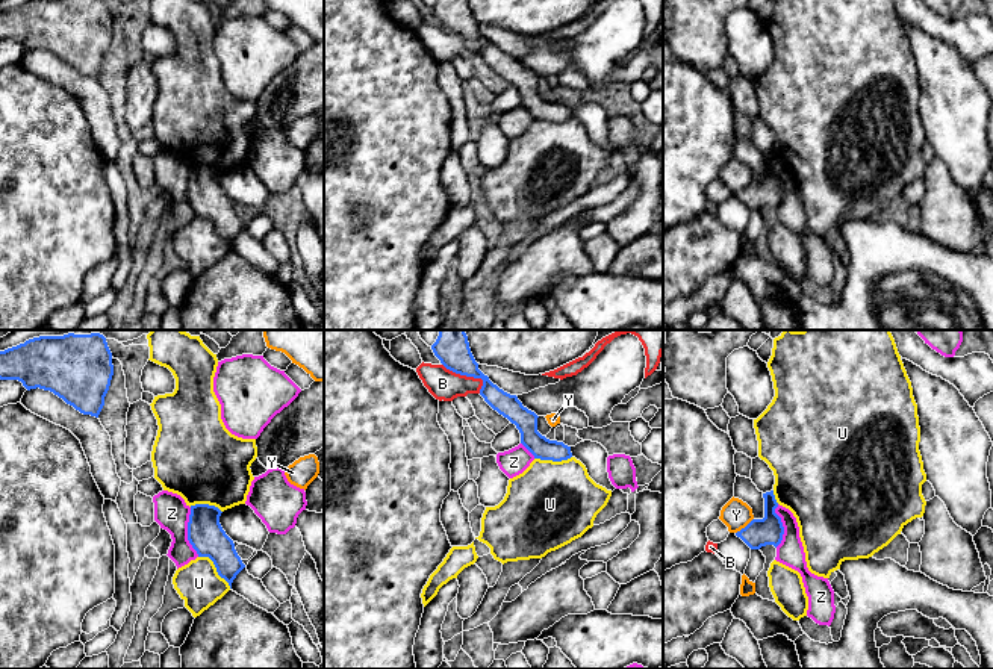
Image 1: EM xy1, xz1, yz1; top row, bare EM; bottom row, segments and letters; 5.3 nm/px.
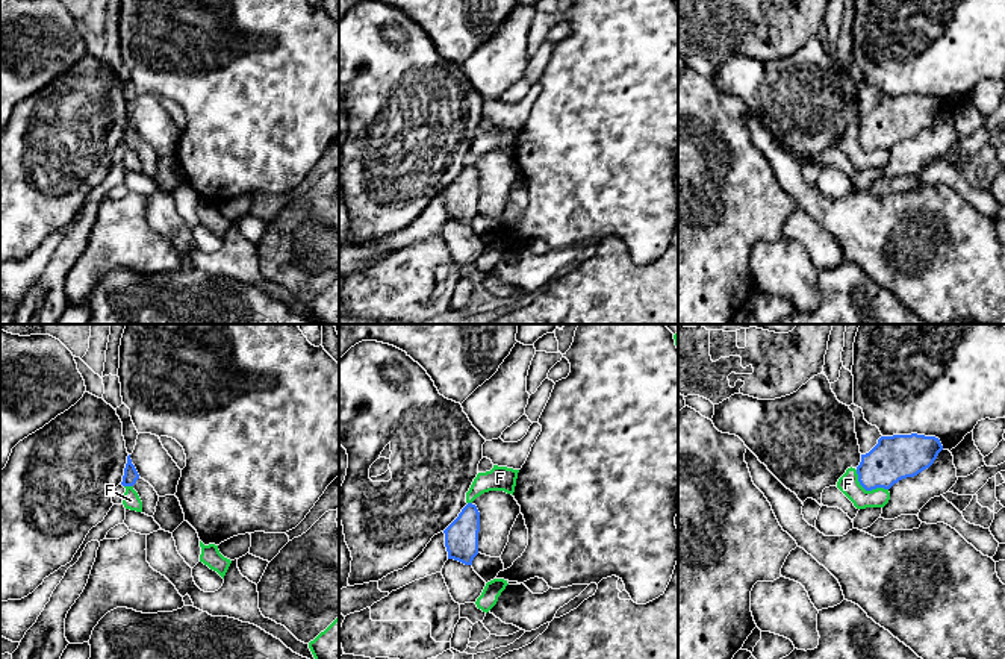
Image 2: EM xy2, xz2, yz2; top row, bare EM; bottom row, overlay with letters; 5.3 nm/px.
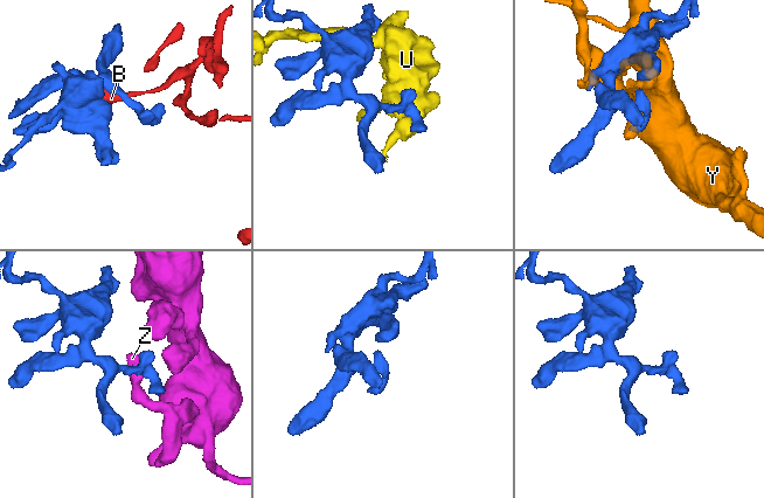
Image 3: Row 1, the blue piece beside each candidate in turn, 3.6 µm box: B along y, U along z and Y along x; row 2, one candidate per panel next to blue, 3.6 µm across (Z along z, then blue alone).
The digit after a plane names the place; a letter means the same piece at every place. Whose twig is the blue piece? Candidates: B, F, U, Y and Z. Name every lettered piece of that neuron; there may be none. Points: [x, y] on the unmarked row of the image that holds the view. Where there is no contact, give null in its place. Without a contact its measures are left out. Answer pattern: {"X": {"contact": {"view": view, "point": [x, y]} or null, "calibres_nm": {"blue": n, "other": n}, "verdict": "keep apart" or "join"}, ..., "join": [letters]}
{"B": {"contact": {"view": "xz1", "point": [468, 37]}, "calibres_nm": {"blue": 170, "other": 160}, "verdict": "keep apart"}, "F": {"contact": {"view": "yz2", "point": [868, 150]}, "calibres_nm": {"blue": 240, "other": 110}, "verdict": "keep apart"}, "U": {"contact": {"view": "xy1", "point": [215, 227]}, "calibres_nm": {"blue": 190, "other": 220}, "verdict": "keep apart"}, "Y": {"contact": {"view": "yz1", "point": [745, 188]}, "calibres_nm": {"blue": 150, "other": 160}, "verdict": "keep apart"}, "Z": {"contact": {"view": "xy1", "point": [188, 192]}, "calibres_nm": {"blue": 190, "other": 180}, "verdict": "keep apart"}, "join": []}

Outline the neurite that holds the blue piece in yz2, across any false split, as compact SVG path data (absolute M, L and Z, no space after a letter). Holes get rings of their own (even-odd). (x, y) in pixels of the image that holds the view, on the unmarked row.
M881 97L869 114L861 115L857 127L858 142L866 151L890 150L899 141L929 129L941 111L943 106L935 97Z

